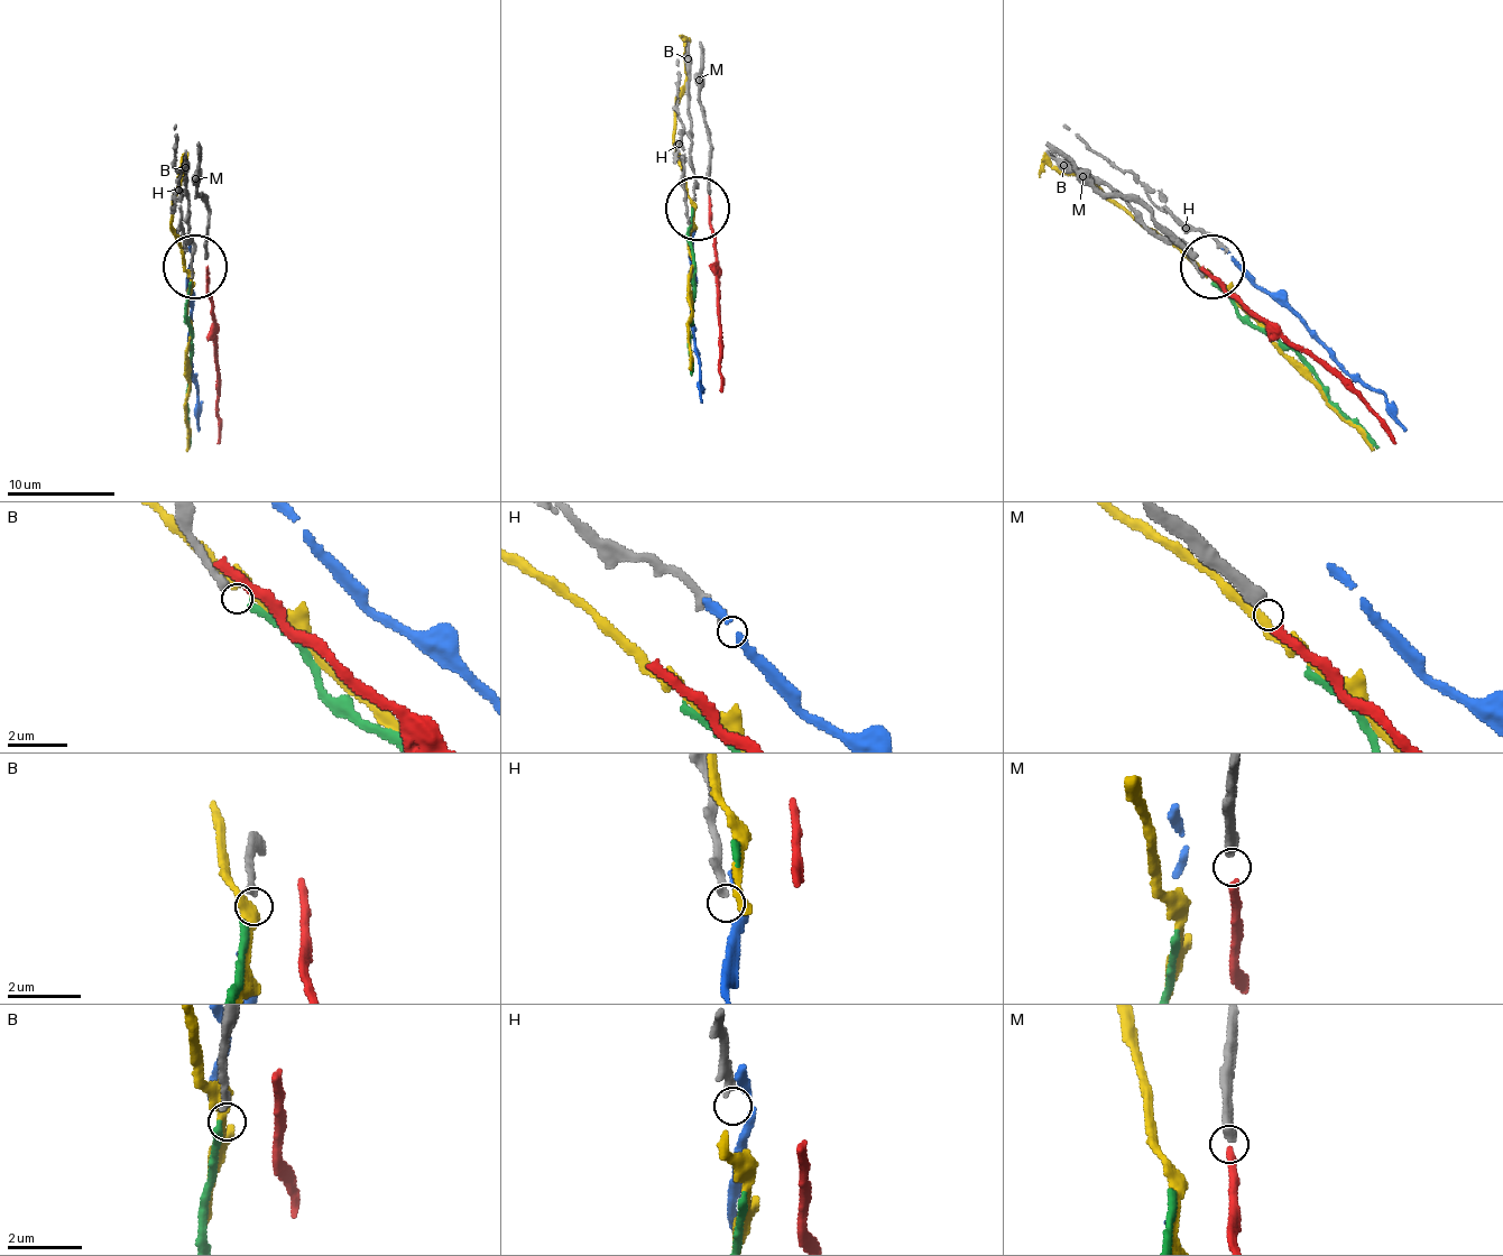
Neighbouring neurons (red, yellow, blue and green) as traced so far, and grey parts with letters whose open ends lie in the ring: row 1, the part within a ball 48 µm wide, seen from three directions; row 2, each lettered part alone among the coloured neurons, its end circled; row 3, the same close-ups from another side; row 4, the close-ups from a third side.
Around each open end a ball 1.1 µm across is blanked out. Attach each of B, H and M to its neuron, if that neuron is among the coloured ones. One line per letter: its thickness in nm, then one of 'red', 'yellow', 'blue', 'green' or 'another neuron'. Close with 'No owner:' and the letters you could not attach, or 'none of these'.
B: 180 nm | another neuron
H: 240 nm | another neuron
M: 360 nm | red
No owner: B, H

